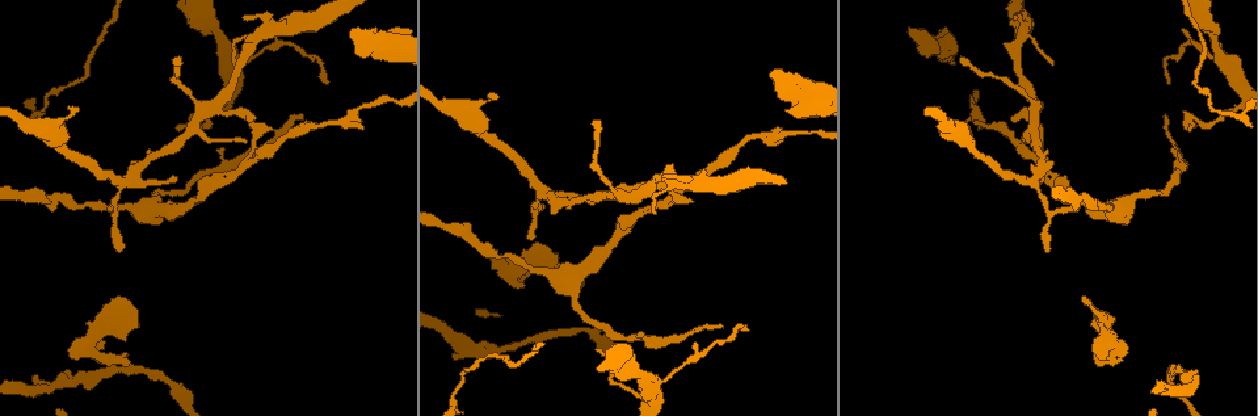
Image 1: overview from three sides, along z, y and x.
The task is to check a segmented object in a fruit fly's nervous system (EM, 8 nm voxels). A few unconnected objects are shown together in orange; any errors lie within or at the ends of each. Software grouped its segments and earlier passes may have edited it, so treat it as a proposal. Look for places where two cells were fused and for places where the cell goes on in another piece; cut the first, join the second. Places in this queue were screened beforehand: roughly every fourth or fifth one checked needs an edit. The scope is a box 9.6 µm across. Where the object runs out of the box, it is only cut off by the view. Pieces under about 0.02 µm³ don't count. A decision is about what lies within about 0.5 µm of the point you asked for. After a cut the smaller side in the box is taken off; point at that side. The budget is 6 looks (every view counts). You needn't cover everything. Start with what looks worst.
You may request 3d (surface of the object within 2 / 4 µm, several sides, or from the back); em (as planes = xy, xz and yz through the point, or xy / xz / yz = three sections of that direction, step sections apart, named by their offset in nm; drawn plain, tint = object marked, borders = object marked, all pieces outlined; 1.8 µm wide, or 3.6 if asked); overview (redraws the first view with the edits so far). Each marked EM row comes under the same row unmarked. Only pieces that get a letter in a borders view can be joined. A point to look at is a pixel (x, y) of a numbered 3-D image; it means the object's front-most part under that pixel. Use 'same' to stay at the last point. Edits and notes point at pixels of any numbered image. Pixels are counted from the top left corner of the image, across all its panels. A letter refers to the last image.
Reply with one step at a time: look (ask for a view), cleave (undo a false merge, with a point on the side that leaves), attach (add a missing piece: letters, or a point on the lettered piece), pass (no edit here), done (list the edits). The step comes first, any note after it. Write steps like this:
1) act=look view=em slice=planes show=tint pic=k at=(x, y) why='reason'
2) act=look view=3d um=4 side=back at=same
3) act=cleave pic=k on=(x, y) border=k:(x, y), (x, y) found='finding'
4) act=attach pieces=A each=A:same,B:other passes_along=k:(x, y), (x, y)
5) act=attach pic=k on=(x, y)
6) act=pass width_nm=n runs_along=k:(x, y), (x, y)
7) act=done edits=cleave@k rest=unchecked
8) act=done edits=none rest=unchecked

act=look view=em slice=planes show=borders pic=1 at=(223, 108) why='sudden change in width'

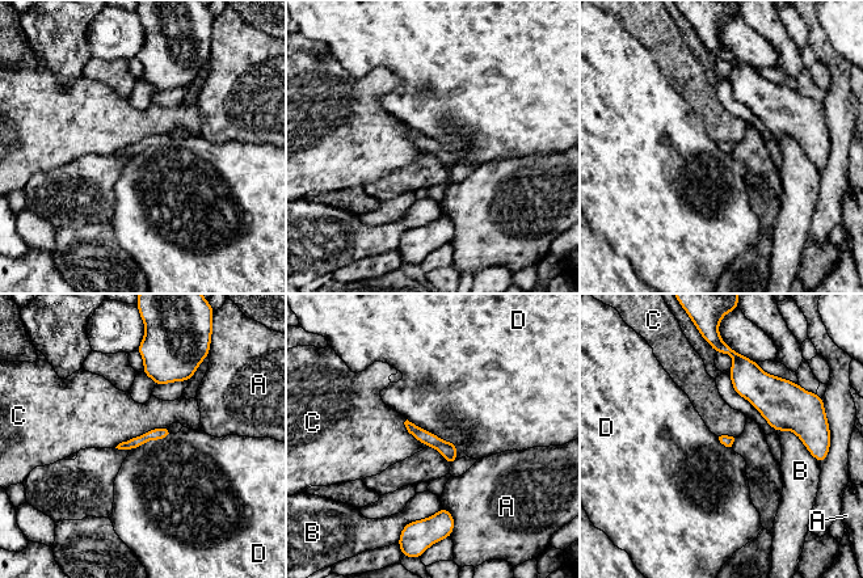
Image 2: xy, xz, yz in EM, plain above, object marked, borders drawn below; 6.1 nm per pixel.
act=pass each=A:other,B:other,C:other,D:other border=2:(168, 426), (152, 427), (114, 447) found='all the same cell'

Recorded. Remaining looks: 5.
act=look view=3d um=2 pic=1 at=(1095, 356) why='branch stops here'

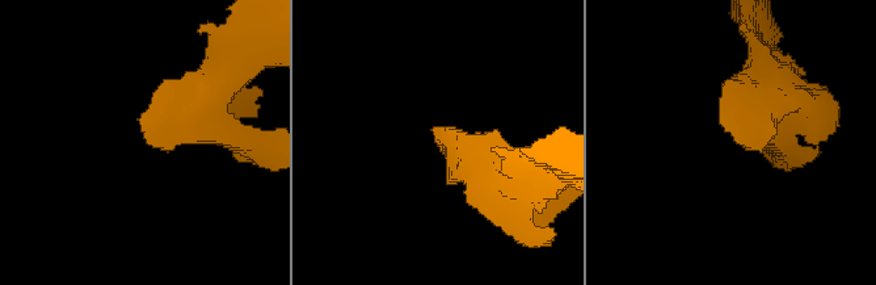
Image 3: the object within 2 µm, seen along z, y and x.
act=look view=em um=3.6 slice=planes show=borders pic=3 at=(732, 133) why='now the EM'

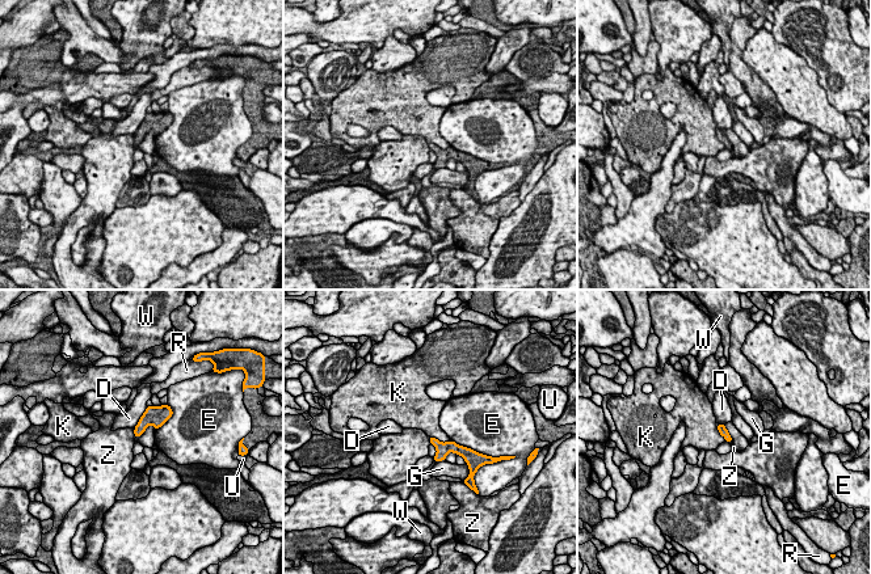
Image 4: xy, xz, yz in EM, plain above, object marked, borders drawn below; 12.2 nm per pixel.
act=pass each=D:other,E:other,G:other,K:other,R:other,U:other,W:other,Z:other found='no lettered piece goes on from it'

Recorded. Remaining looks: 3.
act=look view=3d um=4 pic=1 at=(943, 44)

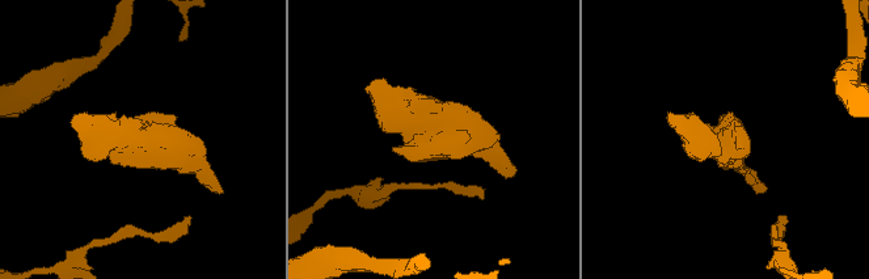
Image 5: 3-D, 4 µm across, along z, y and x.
act=look view=em um=3.6 slice=xy step=8 show=borders pic=5 at=(720, 140) why='need the tissue'

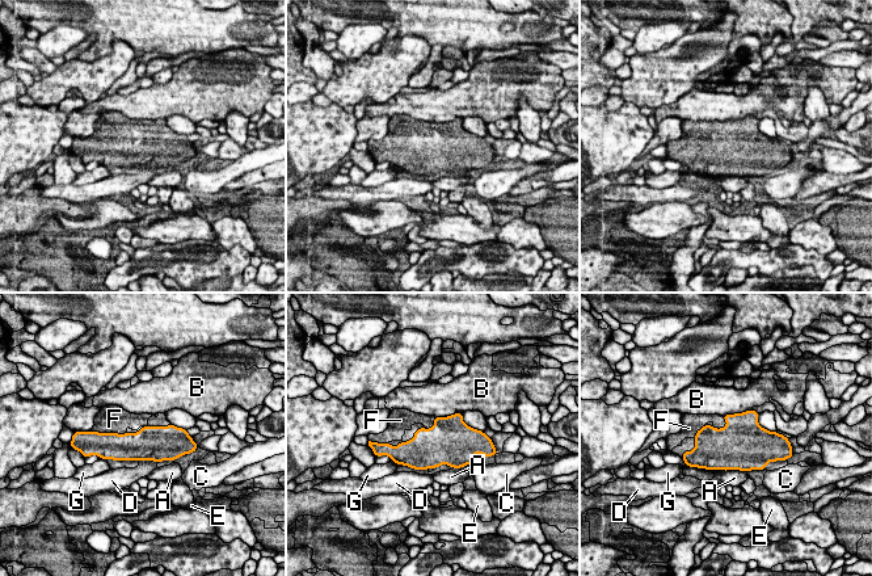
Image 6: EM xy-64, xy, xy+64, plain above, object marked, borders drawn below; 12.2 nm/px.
act=attach pieces=F each=A:other,B:other,C:other,D:other,E:other,F:same,G:other passes_along=6:(727, 448), (721, 428), (717, 420) found='the cell continues'

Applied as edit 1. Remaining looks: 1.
act=done edits=attach@6 rest=unchecked

